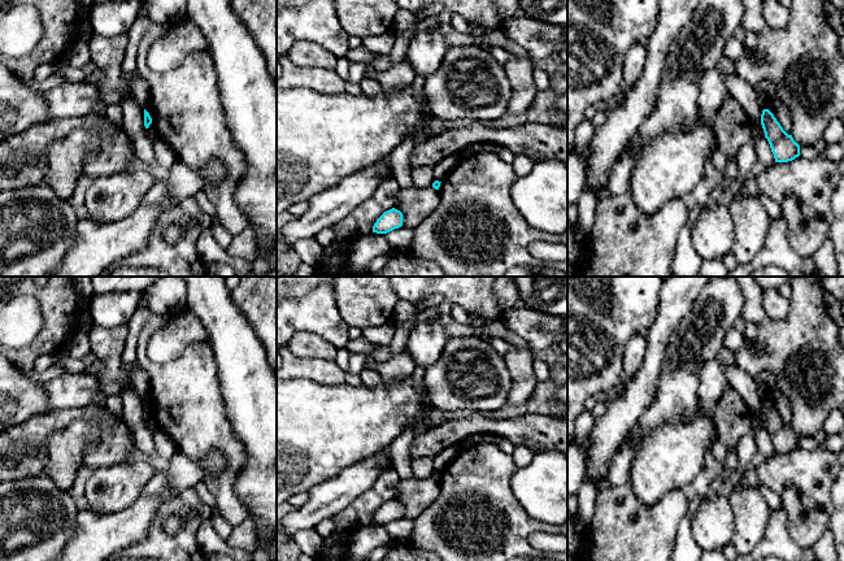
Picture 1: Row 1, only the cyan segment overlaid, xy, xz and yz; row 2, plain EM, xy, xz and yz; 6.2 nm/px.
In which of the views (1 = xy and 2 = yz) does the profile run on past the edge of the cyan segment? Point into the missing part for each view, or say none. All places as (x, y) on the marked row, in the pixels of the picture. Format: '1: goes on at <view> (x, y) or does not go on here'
1: does not go on here
2: does not go on here

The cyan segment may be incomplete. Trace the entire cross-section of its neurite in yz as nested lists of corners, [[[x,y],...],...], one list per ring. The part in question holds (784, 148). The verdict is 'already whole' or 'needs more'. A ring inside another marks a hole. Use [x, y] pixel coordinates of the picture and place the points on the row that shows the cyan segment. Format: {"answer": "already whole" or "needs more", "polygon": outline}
{"answer": "already whole", "polygon": [[[769,109],[762,110],[761,125],[775,162],[788,162],[800,156],[800,145],[783,130]]]}

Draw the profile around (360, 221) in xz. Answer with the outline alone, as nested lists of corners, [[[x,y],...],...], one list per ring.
[[[393,178],[384,179],[366,200],[334,226],[334,244],[317,268],[316,277],[347,277],[341,269],[348,261],[351,245],[358,238],[373,232],[377,219],[395,208],[399,191],[400,187]]]

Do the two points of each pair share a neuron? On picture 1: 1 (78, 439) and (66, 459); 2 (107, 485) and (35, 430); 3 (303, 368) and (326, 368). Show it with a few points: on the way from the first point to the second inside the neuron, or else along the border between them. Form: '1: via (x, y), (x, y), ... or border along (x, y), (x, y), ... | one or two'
1: via (73, 444), (66, 453) | one
2: border along (124, 462), (100, 466), (94, 470) | two
3: via (308, 368), (321, 368) | one

